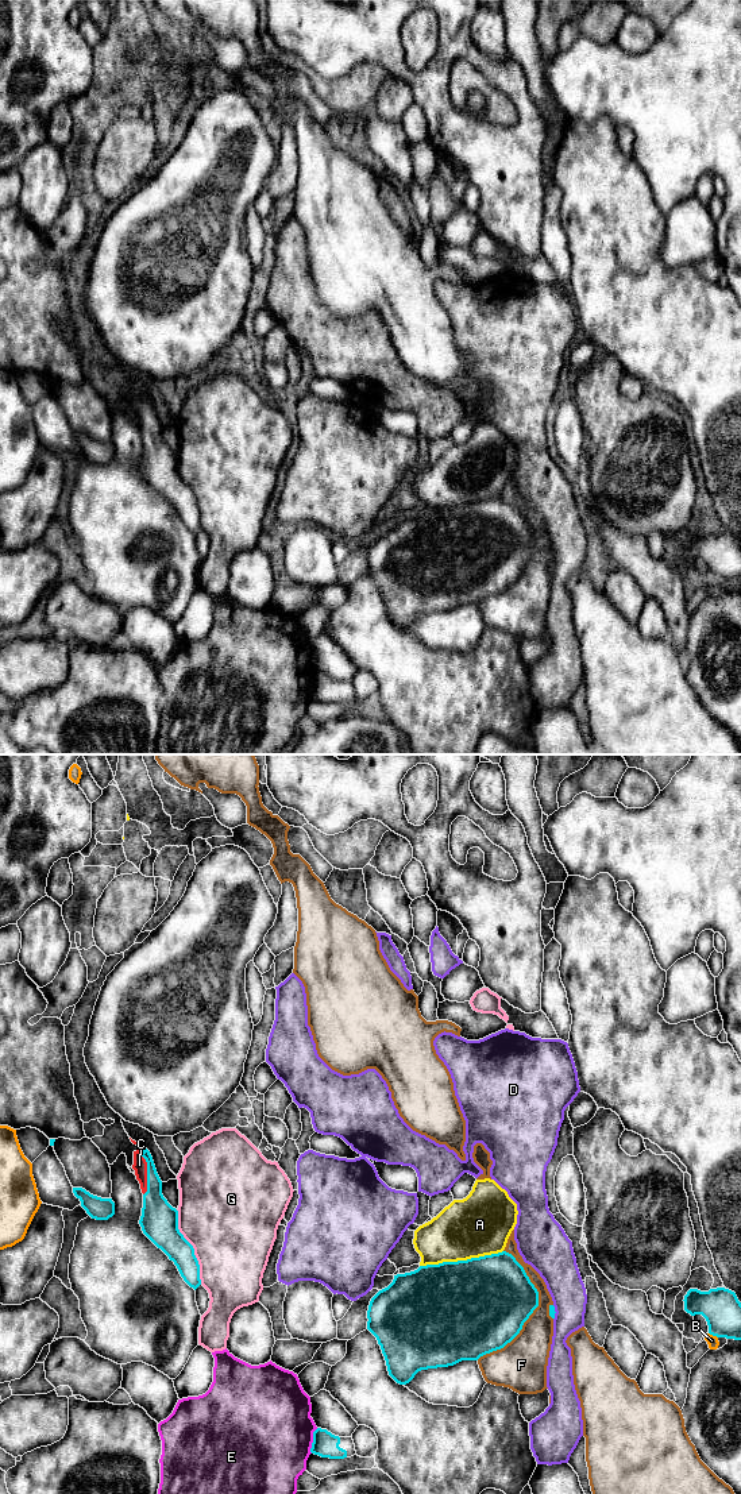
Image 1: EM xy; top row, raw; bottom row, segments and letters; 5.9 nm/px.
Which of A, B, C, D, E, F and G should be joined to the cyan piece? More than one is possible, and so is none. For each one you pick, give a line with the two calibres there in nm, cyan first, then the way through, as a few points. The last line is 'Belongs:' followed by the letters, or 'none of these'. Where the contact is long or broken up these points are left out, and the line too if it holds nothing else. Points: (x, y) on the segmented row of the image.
C: 190 nm thick on the cyan side, 80 nm on the other; runs through xy (158, 1215), (147, 1174), (139, 1165)
Belongs: C

